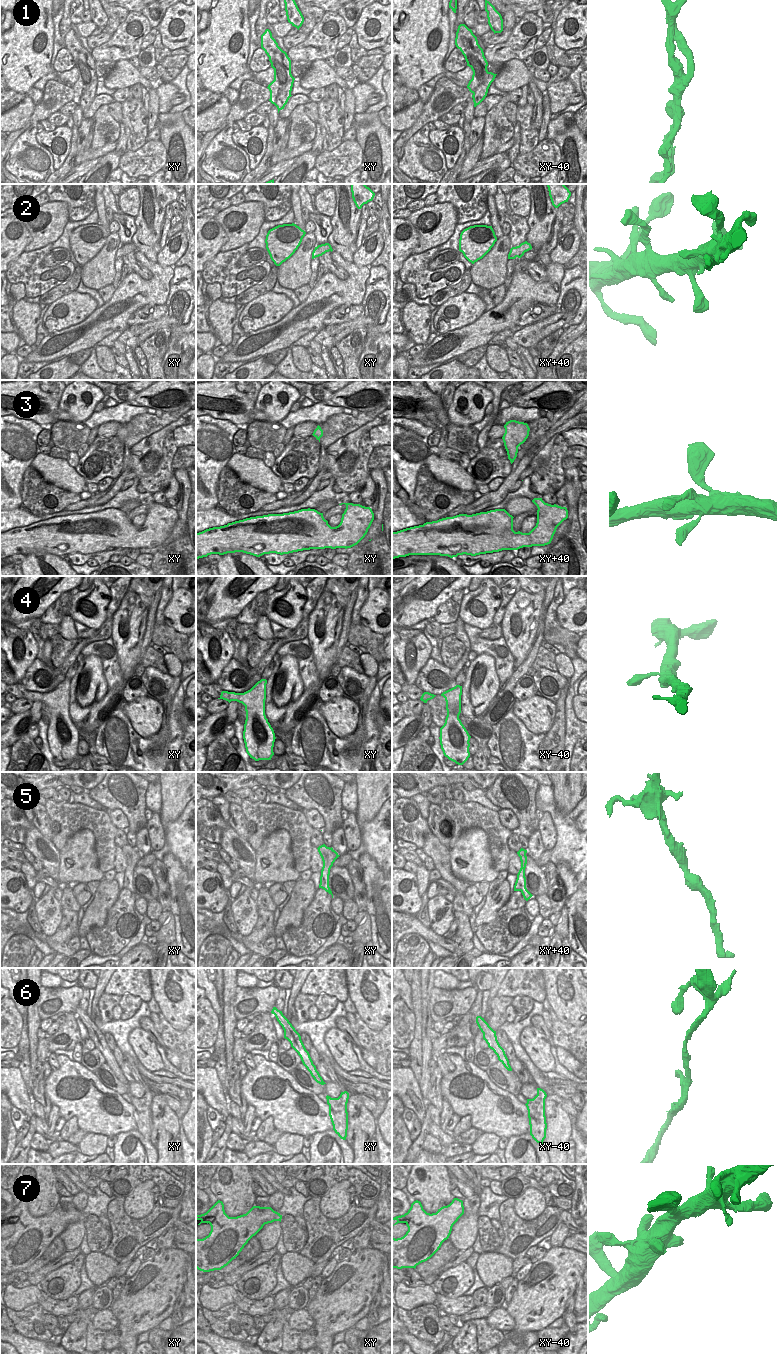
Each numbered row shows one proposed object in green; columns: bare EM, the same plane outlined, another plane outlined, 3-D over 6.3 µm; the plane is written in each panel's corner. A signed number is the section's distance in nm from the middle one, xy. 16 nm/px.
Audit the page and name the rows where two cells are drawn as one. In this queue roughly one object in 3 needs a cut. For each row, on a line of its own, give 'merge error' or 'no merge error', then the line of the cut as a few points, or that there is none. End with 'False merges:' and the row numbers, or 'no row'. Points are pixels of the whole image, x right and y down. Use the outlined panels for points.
1: merge error | xy (293, 77), (278, 95), (283, 100)
2: no merge error | no cut
3: no merge error | no cut
4: no merge error | no cut
5: no merge error | no cut
6: no merge error | no cut
7: no merge error | no cut
False merges: 1

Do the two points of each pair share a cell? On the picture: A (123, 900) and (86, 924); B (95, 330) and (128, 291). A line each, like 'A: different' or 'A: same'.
A: different
B: same

